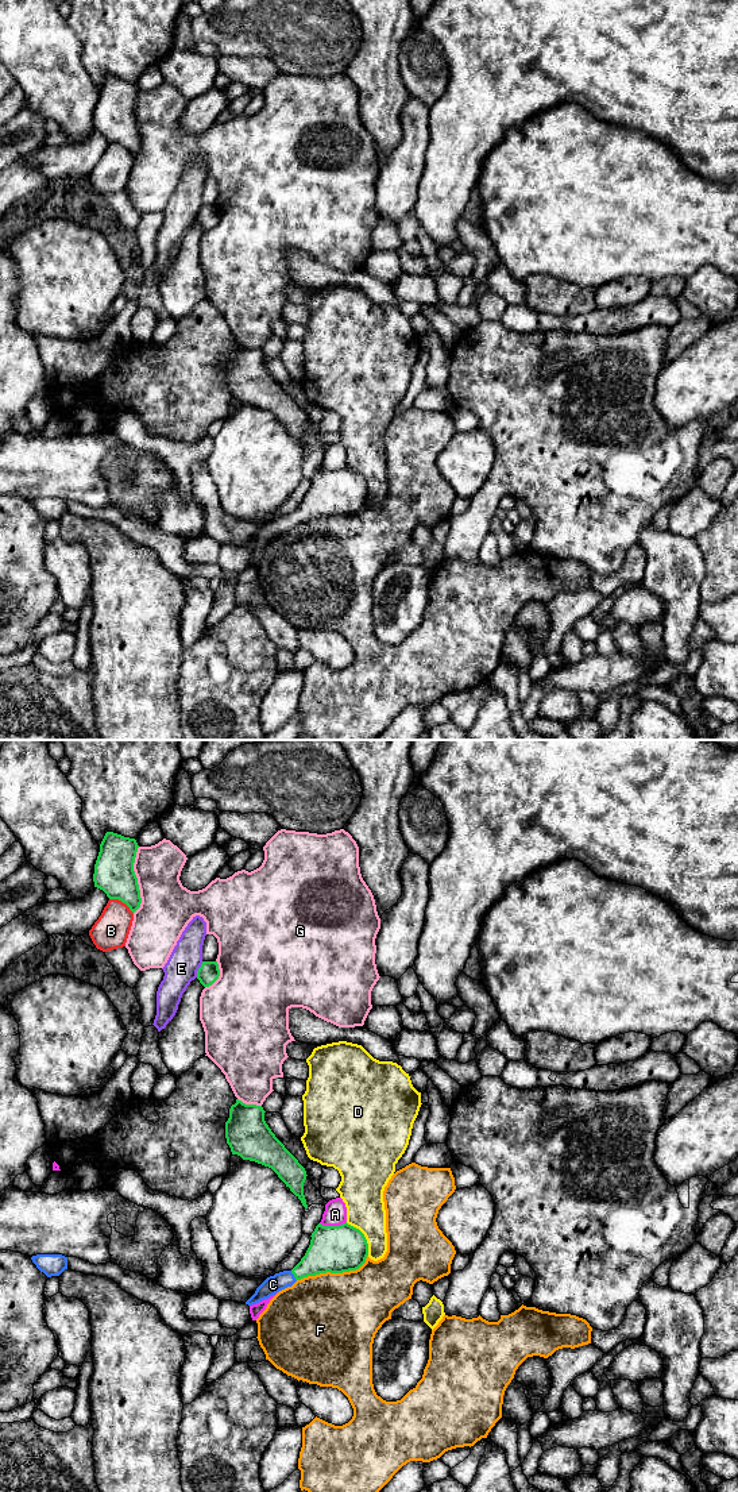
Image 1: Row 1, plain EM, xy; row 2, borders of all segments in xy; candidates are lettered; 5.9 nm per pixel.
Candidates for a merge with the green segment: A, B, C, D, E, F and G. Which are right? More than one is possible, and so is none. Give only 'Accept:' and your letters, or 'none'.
Accept: C

